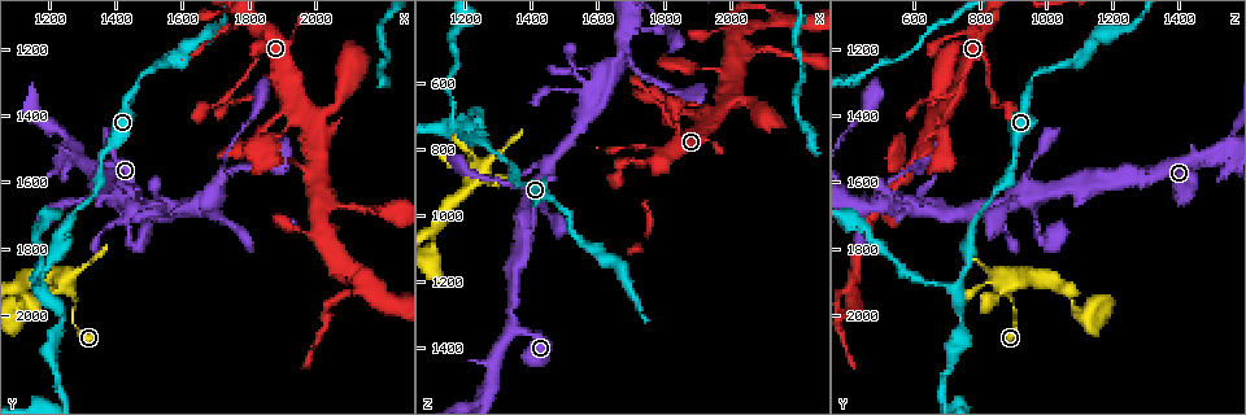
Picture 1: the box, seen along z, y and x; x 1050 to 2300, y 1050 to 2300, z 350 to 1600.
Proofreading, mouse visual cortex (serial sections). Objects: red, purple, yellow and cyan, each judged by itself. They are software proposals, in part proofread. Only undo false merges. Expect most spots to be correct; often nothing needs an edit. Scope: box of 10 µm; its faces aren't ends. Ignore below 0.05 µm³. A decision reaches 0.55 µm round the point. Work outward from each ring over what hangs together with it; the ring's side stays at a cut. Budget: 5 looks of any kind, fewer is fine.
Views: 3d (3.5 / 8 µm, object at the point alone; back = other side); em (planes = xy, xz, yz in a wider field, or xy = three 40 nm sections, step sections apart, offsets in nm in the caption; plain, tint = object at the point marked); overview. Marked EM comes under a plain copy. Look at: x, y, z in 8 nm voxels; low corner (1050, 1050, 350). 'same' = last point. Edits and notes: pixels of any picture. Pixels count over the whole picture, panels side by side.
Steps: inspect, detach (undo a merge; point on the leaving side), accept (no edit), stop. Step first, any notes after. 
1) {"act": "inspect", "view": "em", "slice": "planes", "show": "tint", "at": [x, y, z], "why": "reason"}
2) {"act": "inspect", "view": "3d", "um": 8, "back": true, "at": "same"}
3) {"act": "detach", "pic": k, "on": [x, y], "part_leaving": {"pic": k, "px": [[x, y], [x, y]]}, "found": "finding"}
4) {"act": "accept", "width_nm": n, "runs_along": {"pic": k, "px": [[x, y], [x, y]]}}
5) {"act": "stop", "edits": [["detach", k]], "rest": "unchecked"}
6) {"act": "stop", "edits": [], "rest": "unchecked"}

{"act": "inspect", "view": "3d", "um": 3.5, "at": [1350, 1530, 910], "why": "thin neck"}

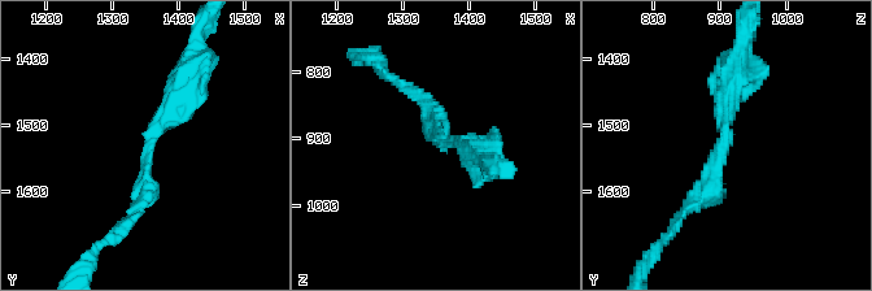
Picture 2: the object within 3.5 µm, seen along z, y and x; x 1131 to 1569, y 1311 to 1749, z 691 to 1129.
{"act": "inspect", "view": "em", "slice": "xy", "step": 1, "show": "tint", "at": [1350, 1535, 900], "arm_widths_nm": [200, 300]}

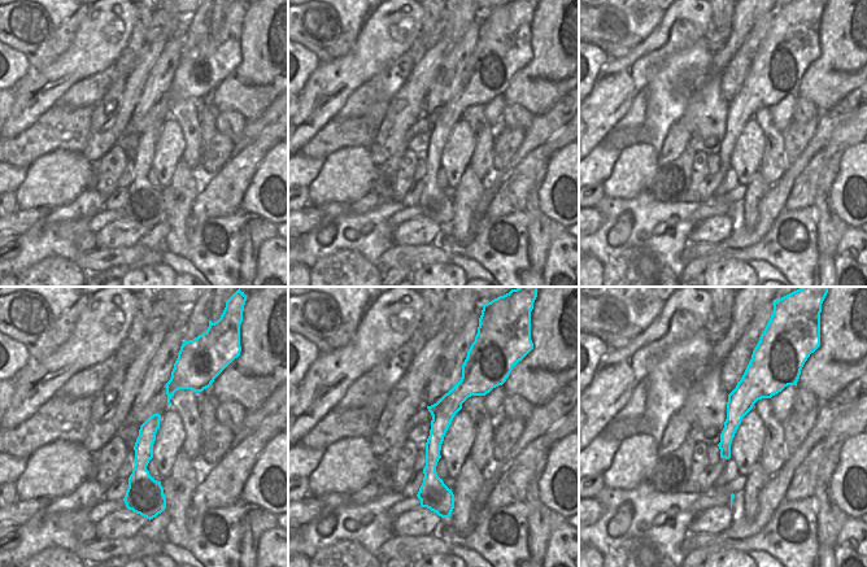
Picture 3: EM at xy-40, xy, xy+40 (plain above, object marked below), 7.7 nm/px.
{"act": "inspect", "view": "em", "slice": "xy", "step": 5, "show": "tint", "at": "same"}

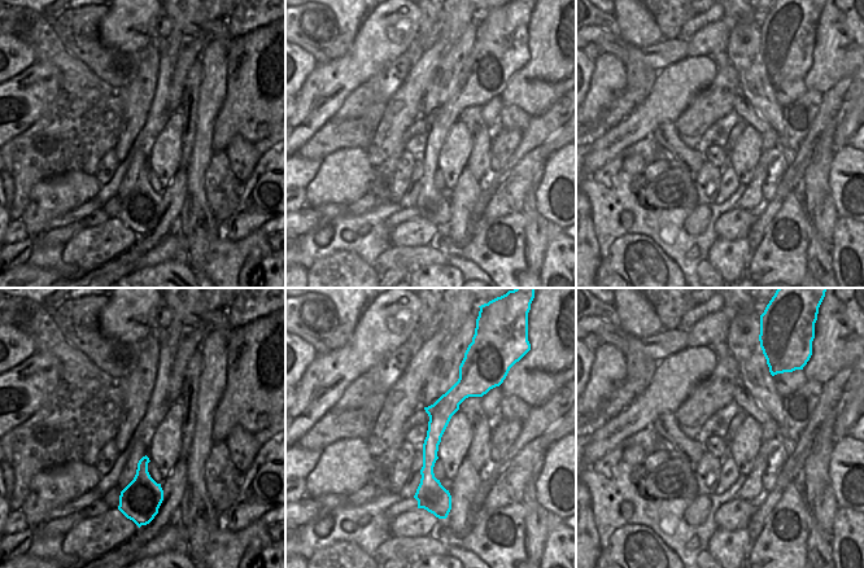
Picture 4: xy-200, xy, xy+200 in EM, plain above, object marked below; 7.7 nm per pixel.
{"act": "accept", "runs_along": {"pic": 2, "px": [[191, 75], [151, 135], [131, 218]]}, "found": "one cell here"}

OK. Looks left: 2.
{"act": "inspect", "view": "3d", "um": 8, "at": [1170, 1910, 730], "why": "arms part here"}

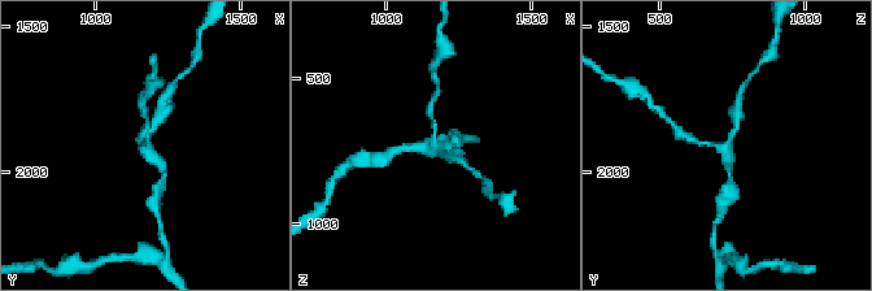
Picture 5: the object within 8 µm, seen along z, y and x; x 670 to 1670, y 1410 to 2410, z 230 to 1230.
{"act": "inspect", "view": "em", "slice": "planes", "show": "tint", "at": "same", "arms": 3, "arm_widths_nm": [150, 200, 250], "why": "now the EM"}

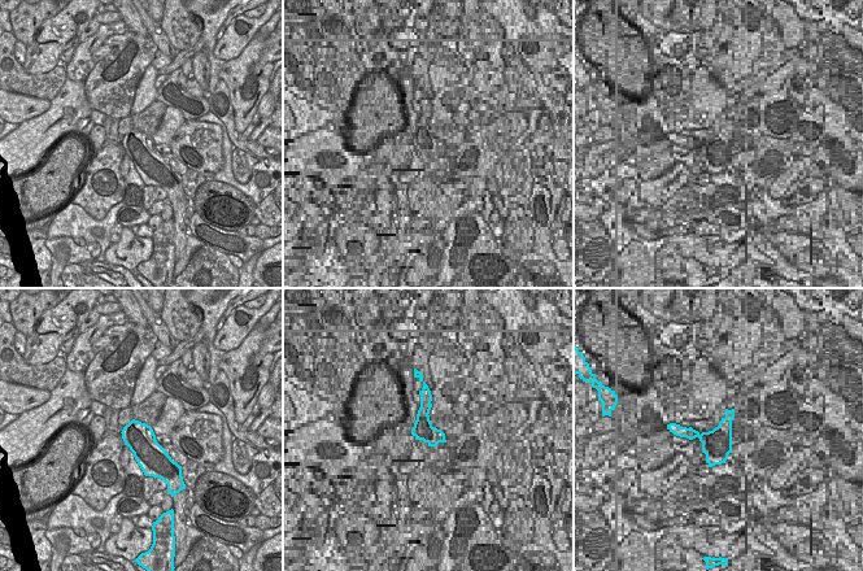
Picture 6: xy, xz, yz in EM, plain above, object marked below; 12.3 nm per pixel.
{"act": "accept", "runs_along": {"pic": 5, "px": [[737, 114], [726, 146], [731, 176]]}, "found": "all the same cell"}

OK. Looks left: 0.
{"act": "stop", "edits": [], "rest": "unchecked"}

